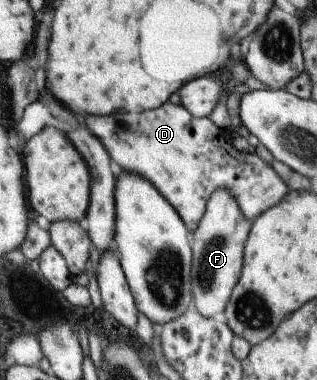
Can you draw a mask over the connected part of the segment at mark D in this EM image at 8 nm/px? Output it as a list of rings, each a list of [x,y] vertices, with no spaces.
[[[160,104],[157,108],[133,114],[85,116],[85,118],[91,132],[101,138],[101,142],[105,144],[117,166],[121,170],[141,175],[145,180],[156,185],[161,196],[164,196],[165,200],[176,209],[179,218],[190,232],[196,227],[208,196],[215,189],[227,189],[235,197],[242,215],[250,221],[257,218],[264,210],[276,205],[291,190],[256,154],[241,153],[233,148],[230,128],[219,128],[208,117],[195,118],[181,105]]]

